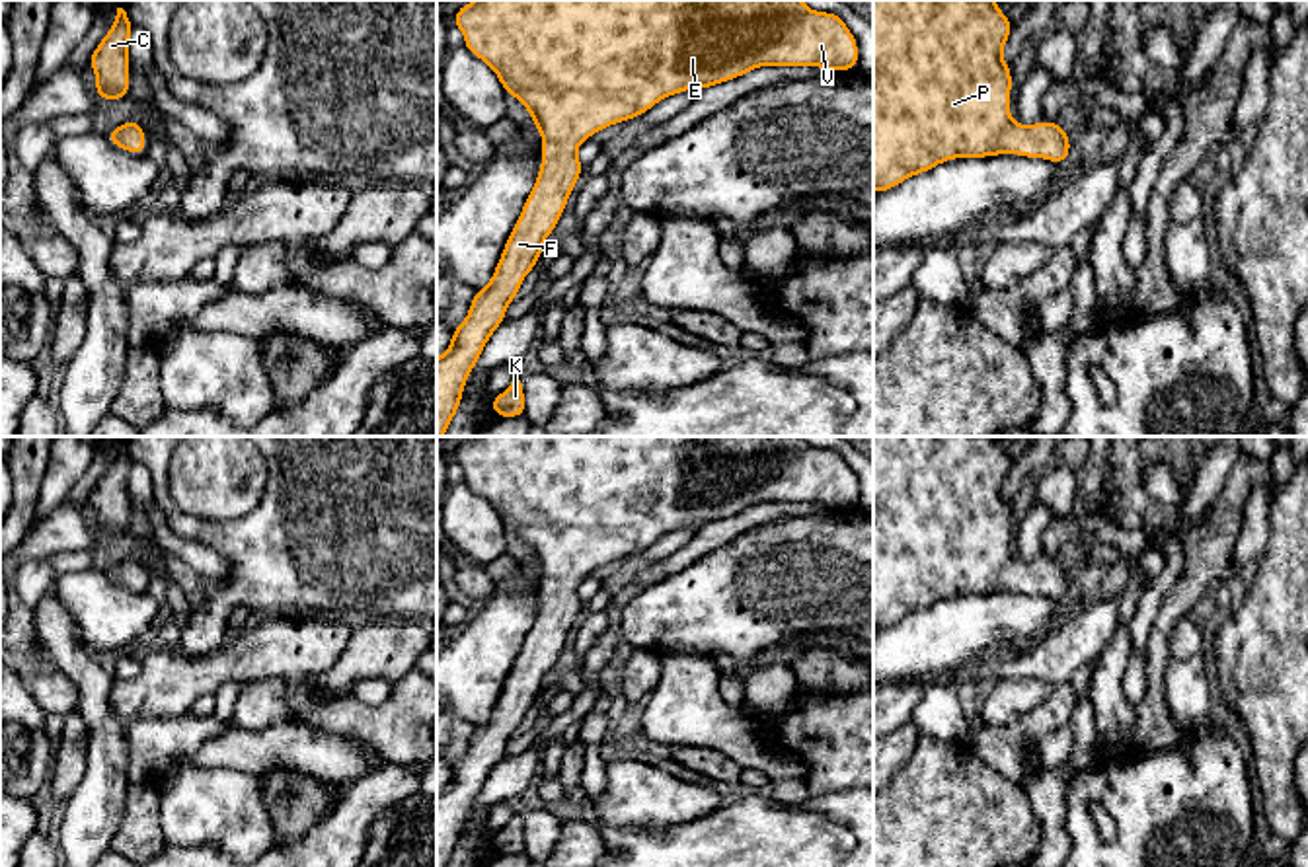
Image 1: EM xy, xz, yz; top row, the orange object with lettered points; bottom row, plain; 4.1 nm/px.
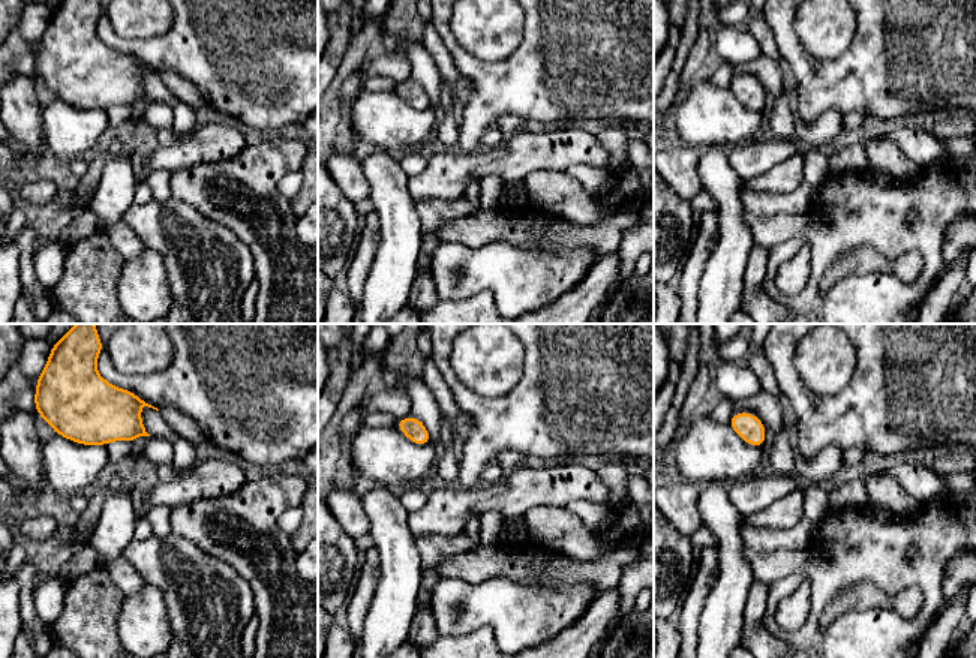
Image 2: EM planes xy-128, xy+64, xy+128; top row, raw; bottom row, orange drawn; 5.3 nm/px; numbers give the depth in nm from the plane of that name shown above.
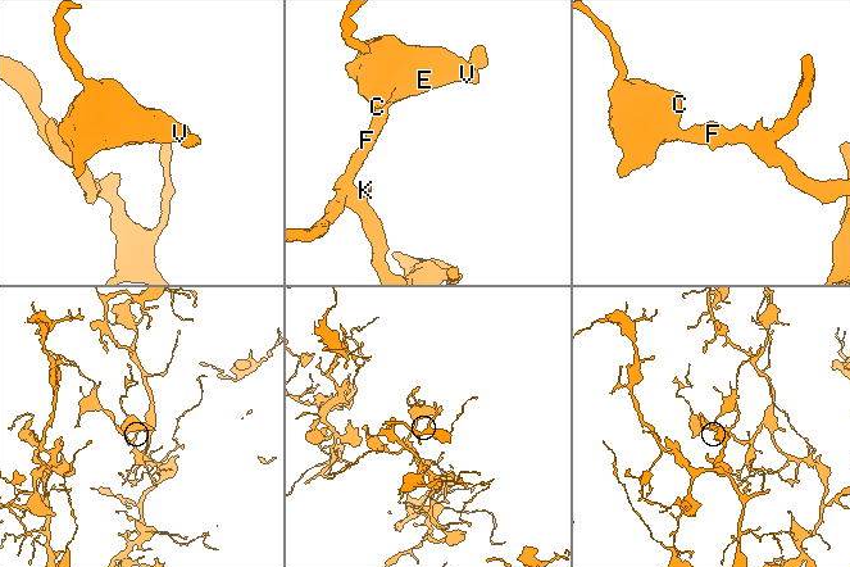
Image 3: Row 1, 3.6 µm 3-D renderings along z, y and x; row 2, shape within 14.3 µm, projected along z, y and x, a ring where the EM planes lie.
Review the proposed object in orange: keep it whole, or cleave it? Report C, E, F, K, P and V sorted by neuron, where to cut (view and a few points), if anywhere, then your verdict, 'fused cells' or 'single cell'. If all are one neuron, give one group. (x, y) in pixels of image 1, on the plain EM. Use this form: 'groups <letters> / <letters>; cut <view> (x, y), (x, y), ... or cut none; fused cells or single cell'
groups C E F K P V; cut none; single cell

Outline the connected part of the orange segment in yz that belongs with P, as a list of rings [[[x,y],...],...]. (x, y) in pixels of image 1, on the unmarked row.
[[[873,436],[873,627],[891,627],[904,616],[934,606],[955,594],[988,594],[1014,588],[1021,594],[1043,594],[1053,600],[1070,594],[1070,573],[1057,557],[1021,561],[1010,553],[1012,505],[1002,497],[1002,485],[1016,460],[1012,460],[994,436]]]

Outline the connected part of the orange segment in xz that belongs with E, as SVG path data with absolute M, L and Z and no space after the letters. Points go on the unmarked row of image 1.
M476 436L460 442L460 446L454 450L452 462L462 466L464 481L468 489L481 495L487 503L491 503L501 522L505 524L507 532L515 532L519 540L528 546L528 549L532 551L532 559L536 561L544 579L542 579L542 600L540 600L536 620L528 635L524 637L522 649L519 651L515 664L511 666L505 678L493 713L489 715L483 727L474 729L466 756L452 766L452 777L448 785L437 795L437 867L446 867L450 857L456 853L470 809L480 797L481 787L489 777L489 773L493 772L493 768L505 758L505 748L509 740L517 735L524 713L536 703L538 694L544 688L544 676L558 662L565 647L567 635L573 629L575 620L585 606L585 602L577 594L577 584L583 577L591 575L595 569L610 561L626 559L634 553L643 551L665 534L671 534L686 526L706 526L715 520L735 516L758 503L821 503L828 509L858 507L858 477L848 466L848 462L844 460L844 456L832 448L809 446L801 436Z

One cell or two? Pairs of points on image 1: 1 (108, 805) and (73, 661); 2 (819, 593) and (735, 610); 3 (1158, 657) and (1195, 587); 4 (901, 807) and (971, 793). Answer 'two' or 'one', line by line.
1: one
2: one
3: one
4: one

